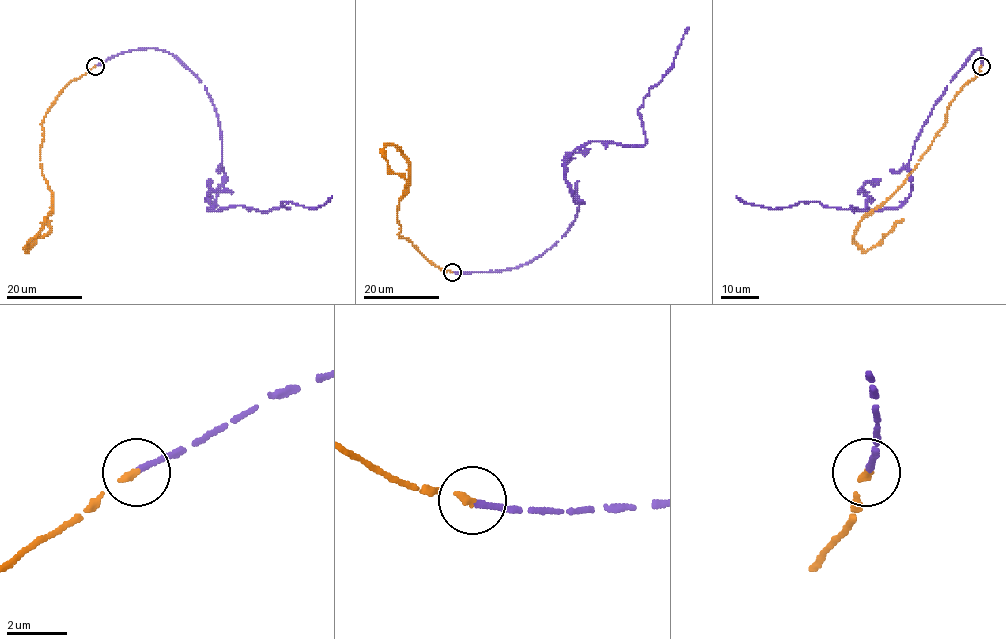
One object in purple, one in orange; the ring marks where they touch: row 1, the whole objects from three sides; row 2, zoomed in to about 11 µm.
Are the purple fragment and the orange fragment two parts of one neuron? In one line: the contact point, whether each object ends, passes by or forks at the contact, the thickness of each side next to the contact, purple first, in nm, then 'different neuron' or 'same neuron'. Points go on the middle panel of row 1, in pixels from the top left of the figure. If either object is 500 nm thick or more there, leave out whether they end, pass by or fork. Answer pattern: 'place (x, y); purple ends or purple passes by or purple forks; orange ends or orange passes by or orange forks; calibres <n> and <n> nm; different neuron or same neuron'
place (452, 272); purple ends; orange ends; calibres 190 and 200 nm; same neuron

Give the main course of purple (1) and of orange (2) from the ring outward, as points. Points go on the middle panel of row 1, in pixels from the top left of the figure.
1: (451, 271), (511, 269), (563, 236), (581, 201), (564, 163), (592, 141), (646, 143), (638, 109), (688, 28)
2: (451, 271), (398, 234), (409, 160), (388, 143), (384, 158), (407, 182), (403, 194)

